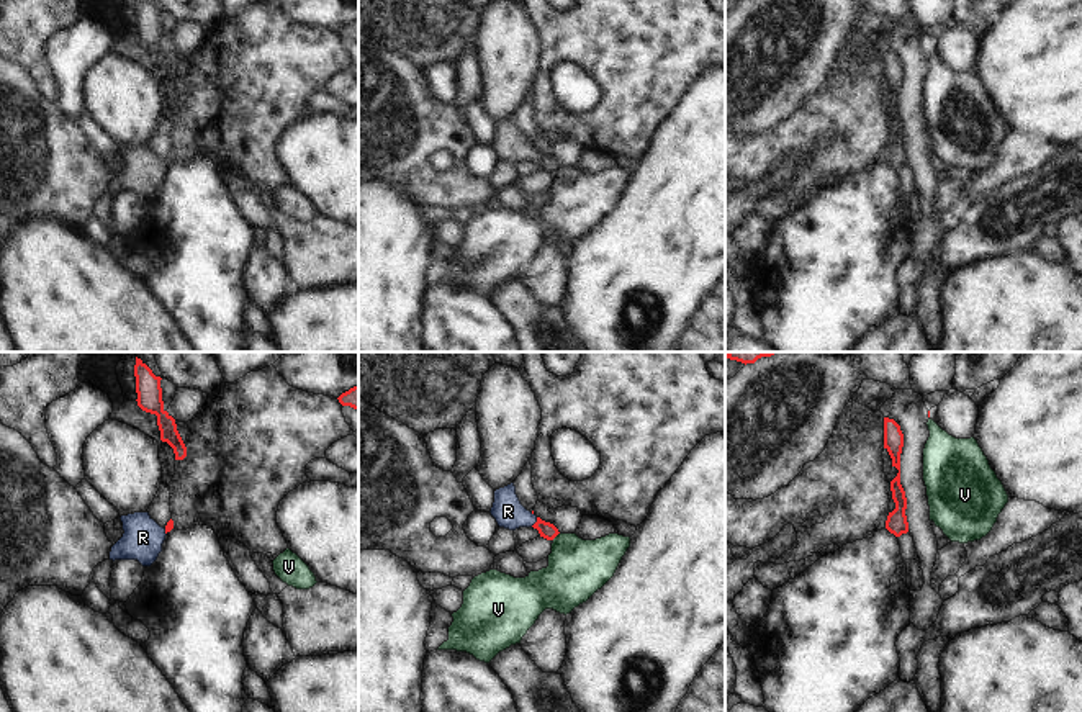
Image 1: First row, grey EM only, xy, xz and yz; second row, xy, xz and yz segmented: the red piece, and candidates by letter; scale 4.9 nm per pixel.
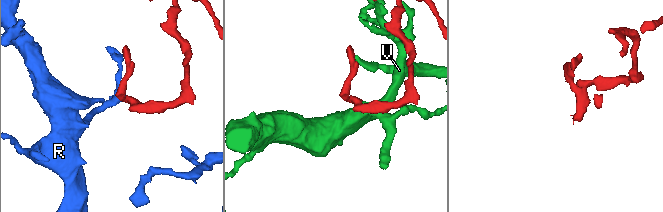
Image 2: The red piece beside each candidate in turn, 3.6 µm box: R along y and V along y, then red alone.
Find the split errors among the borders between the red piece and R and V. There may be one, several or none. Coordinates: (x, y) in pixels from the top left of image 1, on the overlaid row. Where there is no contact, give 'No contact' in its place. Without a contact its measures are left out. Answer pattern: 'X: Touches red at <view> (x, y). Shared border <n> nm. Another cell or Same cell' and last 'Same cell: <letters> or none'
R: Touches red at xz (536, 522). Shared border 60 nm. Same cell
V: Touches red at xz (555, 536). Shared border 50 nm. Another cell
Same cell: R.

